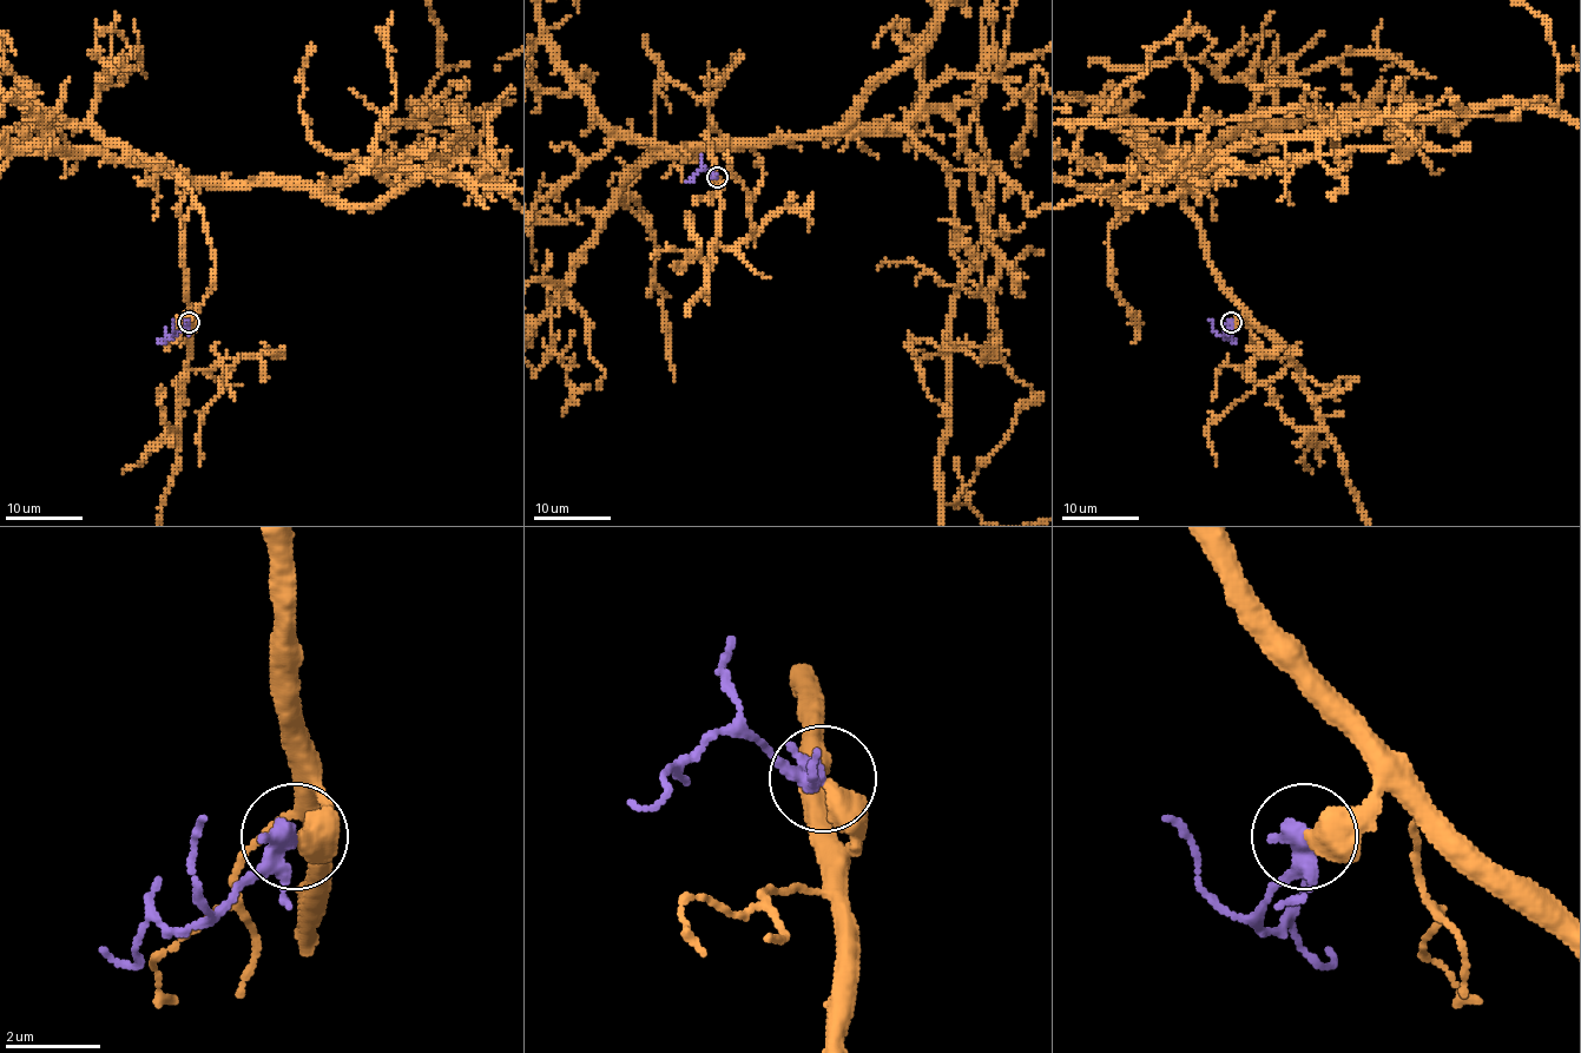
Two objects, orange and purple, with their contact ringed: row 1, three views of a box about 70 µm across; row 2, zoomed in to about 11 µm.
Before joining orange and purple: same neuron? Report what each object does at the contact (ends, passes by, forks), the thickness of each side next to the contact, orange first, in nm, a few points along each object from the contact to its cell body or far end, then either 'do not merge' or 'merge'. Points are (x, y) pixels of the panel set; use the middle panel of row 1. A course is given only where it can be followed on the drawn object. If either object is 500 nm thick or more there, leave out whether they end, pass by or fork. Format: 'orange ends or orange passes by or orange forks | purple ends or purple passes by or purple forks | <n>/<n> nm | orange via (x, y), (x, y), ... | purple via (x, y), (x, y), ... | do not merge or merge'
550/360 nm | purple via (717, 177), (700, 171), (691, 181), (685, 181) | merge

